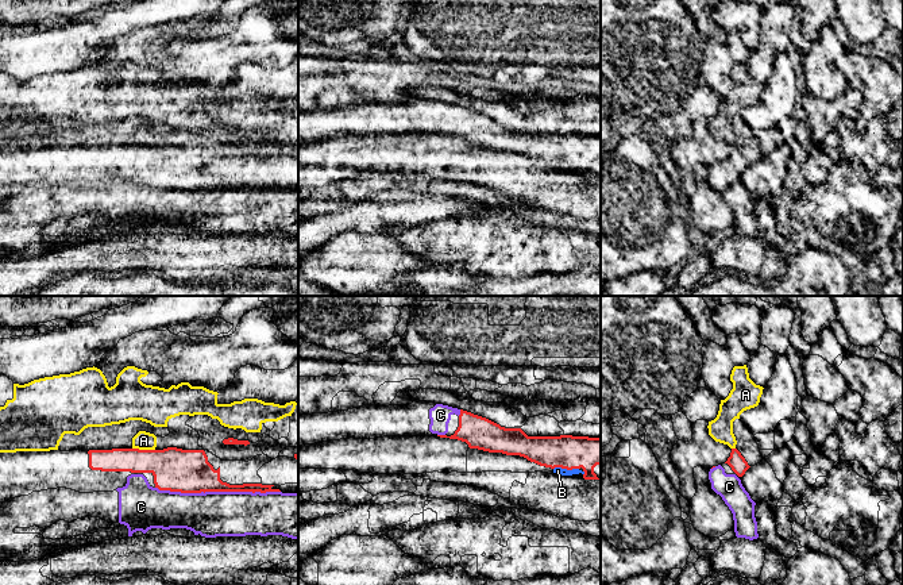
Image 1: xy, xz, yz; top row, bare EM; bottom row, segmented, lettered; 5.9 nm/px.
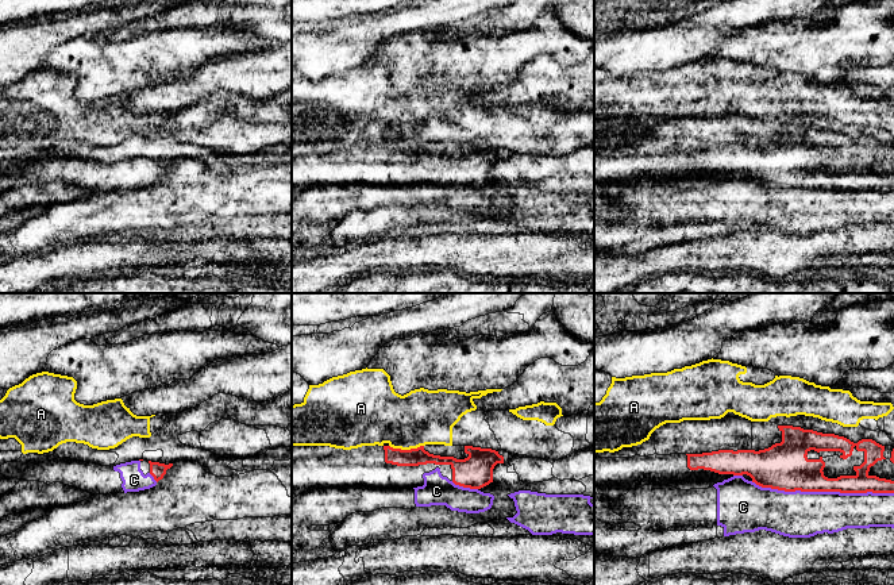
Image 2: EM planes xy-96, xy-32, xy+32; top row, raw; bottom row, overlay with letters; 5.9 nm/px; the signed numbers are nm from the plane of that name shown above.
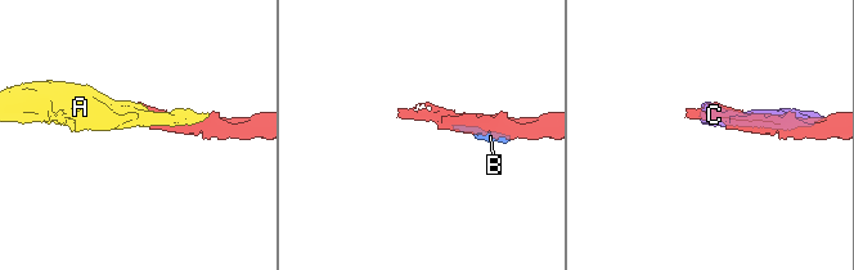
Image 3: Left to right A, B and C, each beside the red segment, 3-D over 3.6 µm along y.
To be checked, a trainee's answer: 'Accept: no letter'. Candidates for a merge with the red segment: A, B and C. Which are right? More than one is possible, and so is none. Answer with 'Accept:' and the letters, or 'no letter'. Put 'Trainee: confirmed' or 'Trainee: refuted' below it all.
Accept: no letter
Trainee: confirmed

